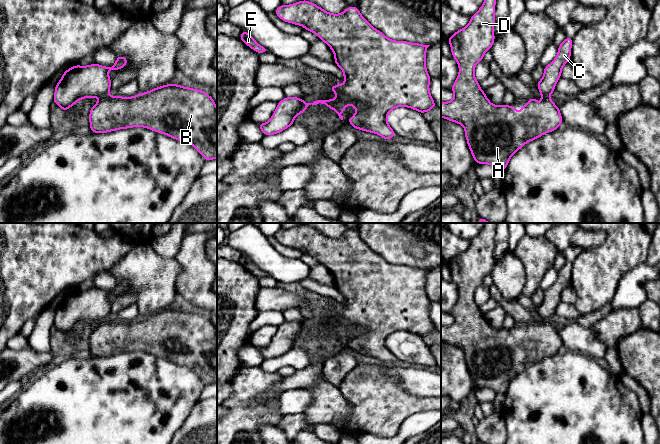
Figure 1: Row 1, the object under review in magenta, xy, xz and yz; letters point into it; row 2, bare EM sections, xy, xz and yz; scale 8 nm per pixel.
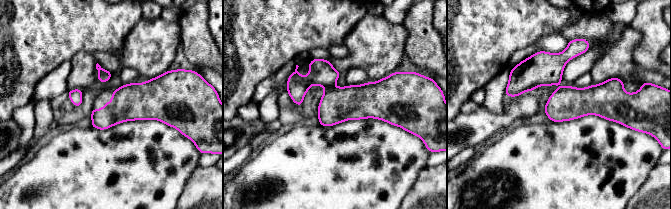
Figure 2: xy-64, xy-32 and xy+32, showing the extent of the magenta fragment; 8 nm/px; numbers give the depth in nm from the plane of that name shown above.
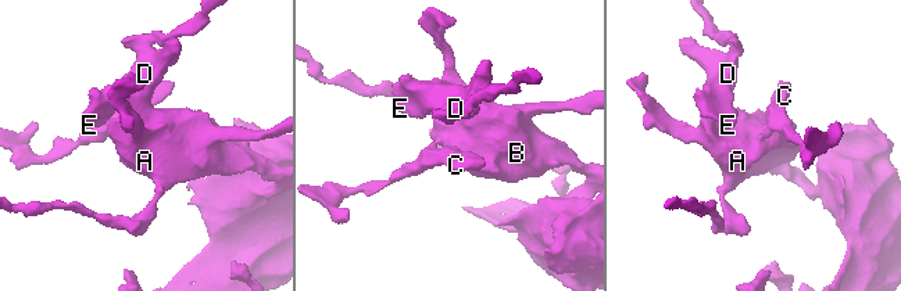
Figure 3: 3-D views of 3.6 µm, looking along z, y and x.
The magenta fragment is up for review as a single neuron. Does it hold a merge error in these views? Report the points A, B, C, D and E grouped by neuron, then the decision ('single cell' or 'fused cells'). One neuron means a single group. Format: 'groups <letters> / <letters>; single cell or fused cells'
groups A B C D E; single cell

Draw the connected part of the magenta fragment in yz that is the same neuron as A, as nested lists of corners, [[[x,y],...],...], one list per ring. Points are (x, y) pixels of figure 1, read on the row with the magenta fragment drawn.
[[[485,0],[480,9],[471,16],[469,24],[447,39],[451,46],[452,57],[458,63],[459,74],[451,87],[454,98],[450,102],[441,102],[441,117],[464,127],[467,144],[476,164],[489,164],[496,170],[505,170],[509,159],[526,143],[558,129],[563,123],[559,107],[549,96],[555,91],[563,66],[570,61],[573,38],[566,37],[558,46],[556,58],[544,67],[543,77],[537,82],[542,95],[539,112],[537,98],[530,98],[525,106],[521,107],[520,112],[511,105],[493,105],[481,90],[479,81],[474,76],[474,70],[495,41],[495,4],[496,0]]]

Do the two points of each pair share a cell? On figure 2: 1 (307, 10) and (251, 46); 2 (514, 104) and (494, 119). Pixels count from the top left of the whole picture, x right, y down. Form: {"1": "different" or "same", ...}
{"1": "same", "2": "same"}

